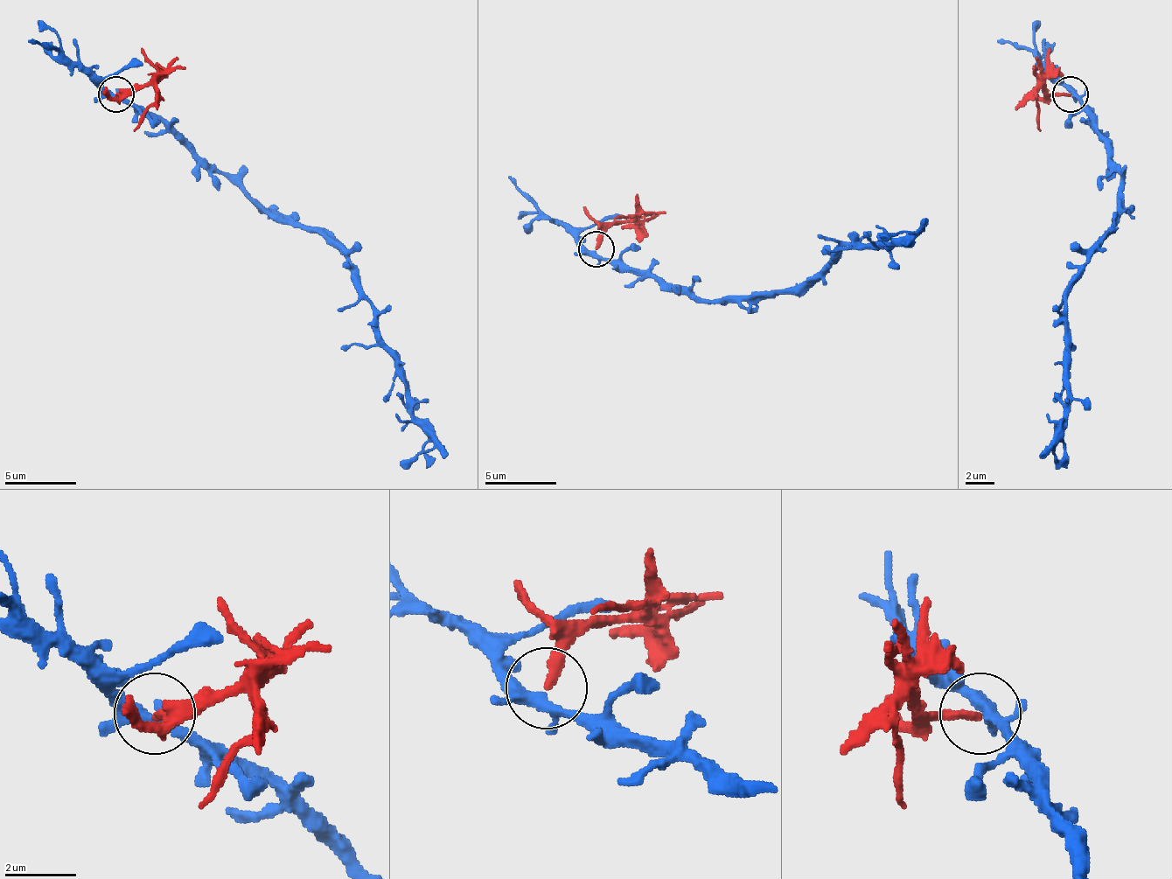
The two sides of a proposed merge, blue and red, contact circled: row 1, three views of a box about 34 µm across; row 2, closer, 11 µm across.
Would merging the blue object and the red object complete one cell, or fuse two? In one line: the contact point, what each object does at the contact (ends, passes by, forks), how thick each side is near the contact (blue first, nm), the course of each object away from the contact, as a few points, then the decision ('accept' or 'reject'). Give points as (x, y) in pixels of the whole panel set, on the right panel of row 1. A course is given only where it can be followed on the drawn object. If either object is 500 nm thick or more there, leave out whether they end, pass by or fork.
place (1070, 94); blue forks; red ends; calibres 260 and 260 nm; course blue (1071, 94), (1092, 113), (1092, 127), (1121, 173), (1121, 209), (1114, 230), (1068, 295), (1068, 412), (1056, 465); course red (1071, 94), (1042, 87), (1039, 91), (1035, 101), (1039, 130); reject

